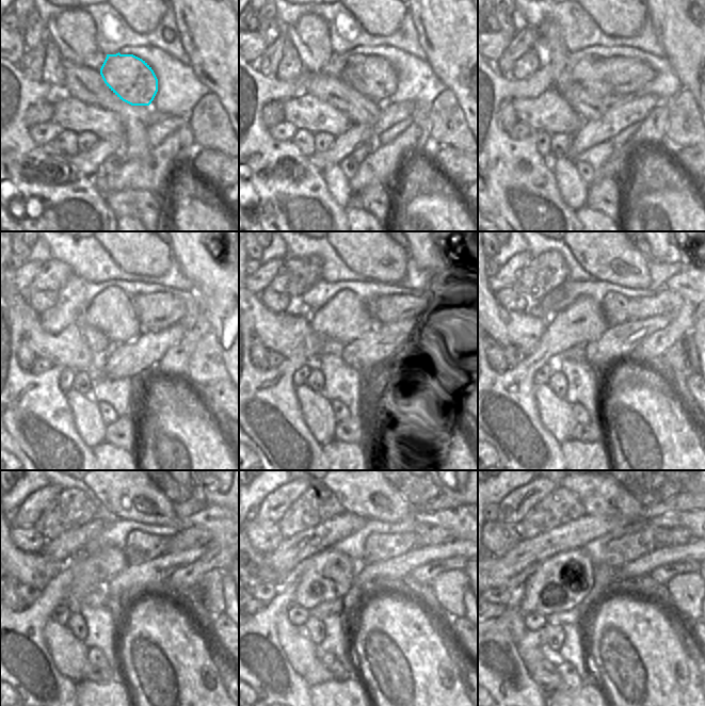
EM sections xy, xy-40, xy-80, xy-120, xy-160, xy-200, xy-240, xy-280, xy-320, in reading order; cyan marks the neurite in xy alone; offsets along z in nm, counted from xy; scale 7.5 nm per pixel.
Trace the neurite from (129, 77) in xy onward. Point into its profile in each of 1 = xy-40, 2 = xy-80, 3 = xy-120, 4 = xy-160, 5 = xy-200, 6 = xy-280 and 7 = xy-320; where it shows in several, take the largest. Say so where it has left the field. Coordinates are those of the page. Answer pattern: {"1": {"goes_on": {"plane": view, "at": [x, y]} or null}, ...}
{"1": {"goes_on": {"plane": "xy-40", "at": [374, 78]}}, "2": {"goes_on": {"plane": "xy-80", "at": [626, 76]}}, "3": {"goes_on": {"plane": "xy-120", "at": [155, 311]}}, "4": {"goes_on": {"plane": "xy-160", "at": [386, 309]}}, "5": {"goes_on": {"plane": "xy-200", "at": [666, 302]}}, "6": {"goes_on": {"plane": "xy-280", "at": [436, 535]}}, "7": {"goes_on": {"plane": "xy-320", "at": [681, 535]}}}

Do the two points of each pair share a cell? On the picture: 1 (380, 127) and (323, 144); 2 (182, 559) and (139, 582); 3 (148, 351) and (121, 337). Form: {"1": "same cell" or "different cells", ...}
{"1": "different cells", "2": "same cell", "3": "different cells"}

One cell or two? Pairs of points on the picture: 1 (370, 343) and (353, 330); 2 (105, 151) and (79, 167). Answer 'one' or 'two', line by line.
1: two
2: one

